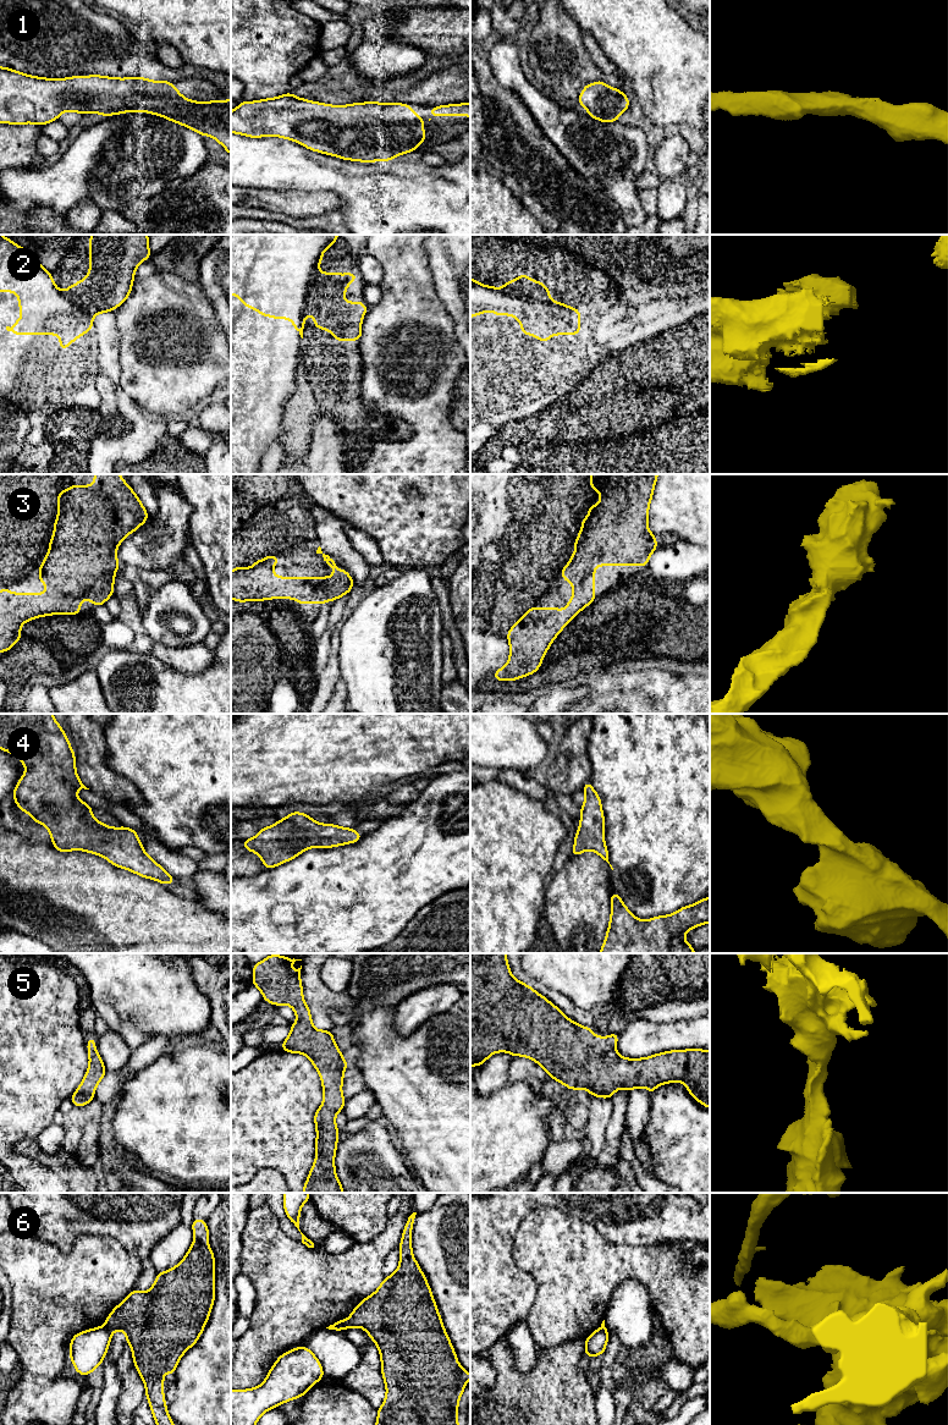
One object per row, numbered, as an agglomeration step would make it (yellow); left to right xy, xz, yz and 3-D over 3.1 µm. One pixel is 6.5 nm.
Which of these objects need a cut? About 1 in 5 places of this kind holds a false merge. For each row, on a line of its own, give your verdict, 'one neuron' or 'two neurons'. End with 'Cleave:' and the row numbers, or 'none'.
1: one neuron
2: two neurons
3: one neuron
4: one neuron
5: one neuron
6: two neurons
Cleave: 2, 6

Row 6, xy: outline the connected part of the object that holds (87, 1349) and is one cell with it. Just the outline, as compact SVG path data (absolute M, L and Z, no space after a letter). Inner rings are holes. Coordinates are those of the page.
M105 1326L75 1335L70 1343L70 1359L76 1371L87 1376L101 1365L110 1342L111 1333Z

